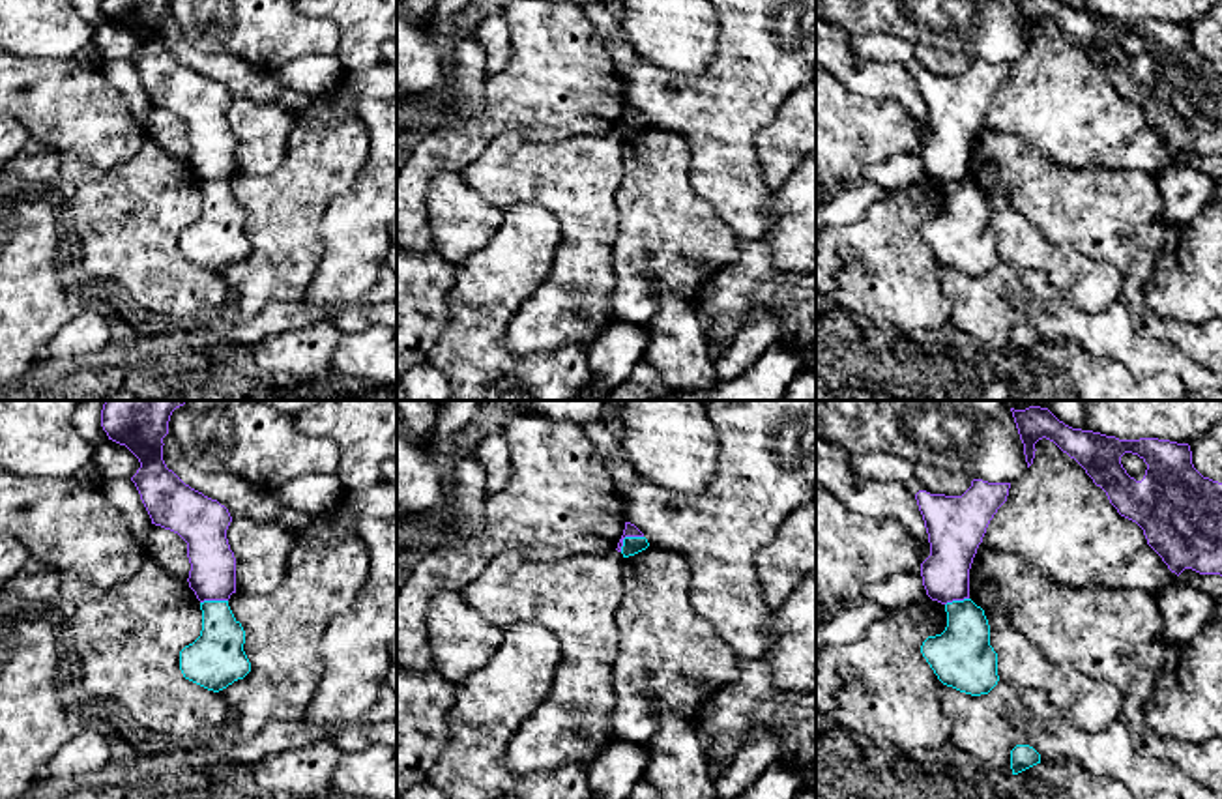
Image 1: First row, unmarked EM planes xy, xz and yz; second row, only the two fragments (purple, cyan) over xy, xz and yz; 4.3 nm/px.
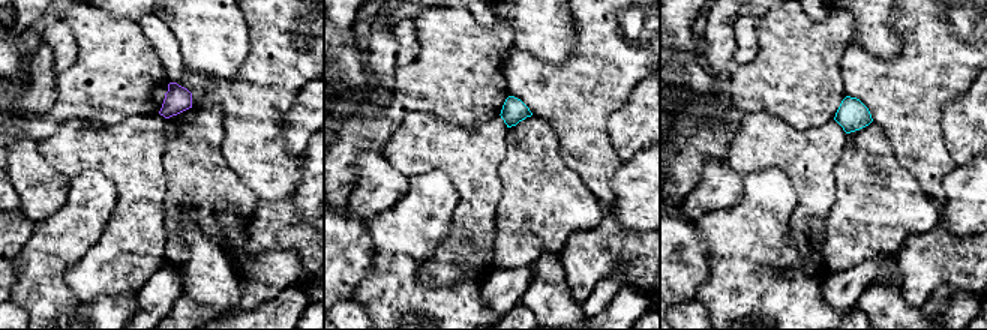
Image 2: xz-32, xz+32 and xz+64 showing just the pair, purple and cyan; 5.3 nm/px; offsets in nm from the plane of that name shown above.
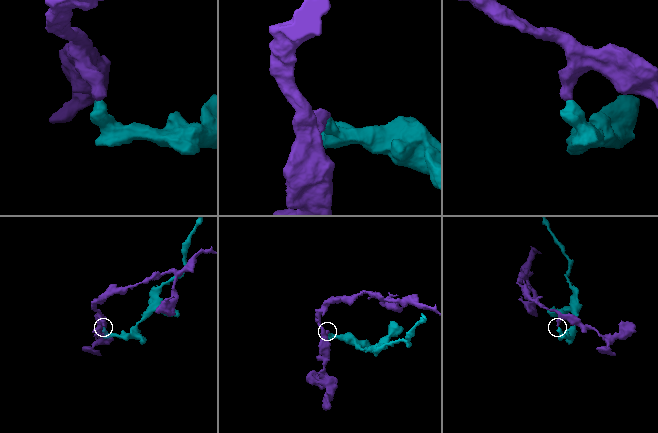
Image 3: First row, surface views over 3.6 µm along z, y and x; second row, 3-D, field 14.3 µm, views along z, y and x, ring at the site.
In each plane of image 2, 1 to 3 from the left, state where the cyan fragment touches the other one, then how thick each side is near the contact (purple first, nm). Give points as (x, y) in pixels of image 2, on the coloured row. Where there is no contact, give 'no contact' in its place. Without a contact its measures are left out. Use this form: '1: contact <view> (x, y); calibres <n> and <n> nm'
1: no contact
2: no contact
3: no contact

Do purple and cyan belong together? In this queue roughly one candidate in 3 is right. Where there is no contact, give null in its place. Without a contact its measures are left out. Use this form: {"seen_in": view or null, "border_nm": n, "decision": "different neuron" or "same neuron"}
{"seen_in": "xz", "border_nm": 120, "decision": "different neuron"}

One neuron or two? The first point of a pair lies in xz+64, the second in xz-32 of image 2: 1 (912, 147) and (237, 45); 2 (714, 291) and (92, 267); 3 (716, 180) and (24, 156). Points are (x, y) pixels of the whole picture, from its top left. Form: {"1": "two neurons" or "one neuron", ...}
{"1": "two neurons", "2": "two neurons", "3": "one neuron"}

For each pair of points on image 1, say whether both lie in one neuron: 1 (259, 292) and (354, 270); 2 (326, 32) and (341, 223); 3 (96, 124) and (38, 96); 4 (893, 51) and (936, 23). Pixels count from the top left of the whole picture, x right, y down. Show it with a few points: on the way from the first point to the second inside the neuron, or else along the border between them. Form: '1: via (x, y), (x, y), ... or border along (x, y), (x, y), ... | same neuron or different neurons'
1: border along (320, 236), (322, 259), (302, 296) | different neurons
2: border along (326, 19), (339, 30), (337, 51) | different neurons
3: via (81, 116), (53, 100) | same neuron
4: border along (865, 34), (893, 34), (916, 45) | different neurons

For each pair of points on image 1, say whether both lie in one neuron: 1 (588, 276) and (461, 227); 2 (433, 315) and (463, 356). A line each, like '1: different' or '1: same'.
1: different
2: different

